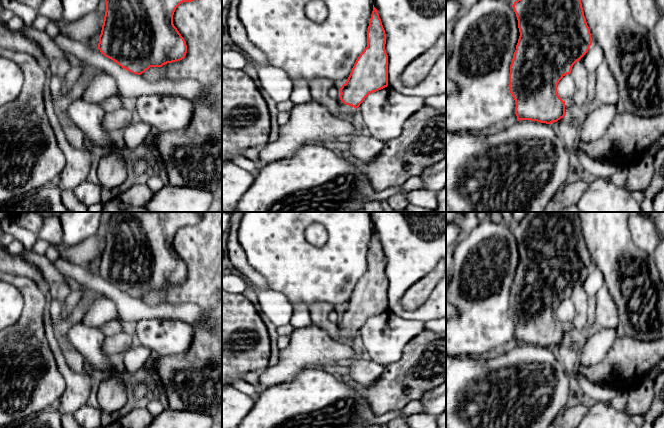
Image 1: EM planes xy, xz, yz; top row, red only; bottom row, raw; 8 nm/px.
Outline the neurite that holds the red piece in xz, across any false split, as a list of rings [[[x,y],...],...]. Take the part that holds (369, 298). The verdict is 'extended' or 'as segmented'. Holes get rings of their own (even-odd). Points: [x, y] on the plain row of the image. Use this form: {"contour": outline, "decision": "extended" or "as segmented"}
{"contour": [[[373,229],[373,235],[371,238],[371,242],[369,244],[369,250],[367,255],[367,271],[357,282],[346,307],[343,308],[342,311],[340,312],[341,318],[340,318],[339,333],[342,338],[350,341],[358,341],[357,332],[364,325],[364,323],[370,317],[376,316],[388,310],[388,279],[385,274],[385,268],[386,268],[385,254],[383,252],[378,235]]], "decision": "extended"}

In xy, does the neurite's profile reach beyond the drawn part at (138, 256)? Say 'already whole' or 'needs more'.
already whole

